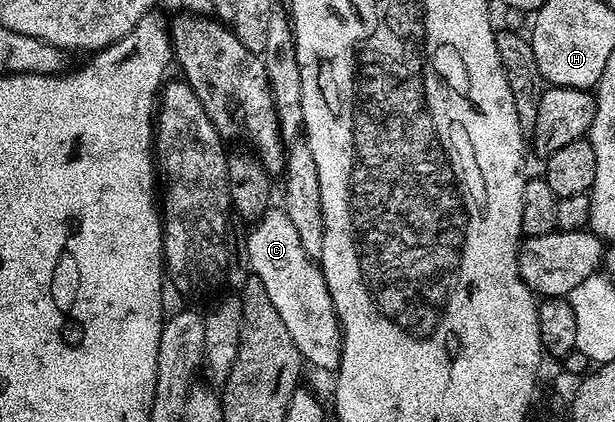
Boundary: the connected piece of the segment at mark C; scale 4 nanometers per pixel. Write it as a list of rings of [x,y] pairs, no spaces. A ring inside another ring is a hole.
[[[272,206],[263,212],[260,219],[251,225],[246,232],[248,253],[250,254],[251,275],[256,276],[262,286],[266,286],[266,295],[274,302],[274,310],[282,317],[290,338],[294,338],[294,346],[298,346],[301,361],[313,364],[316,368],[335,370],[340,366],[340,324],[336,321],[336,311],[326,286],[326,278],[320,272],[320,265],[315,259],[309,258],[302,250],[302,238],[298,238],[298,230],[290,222],[283,207]]]

